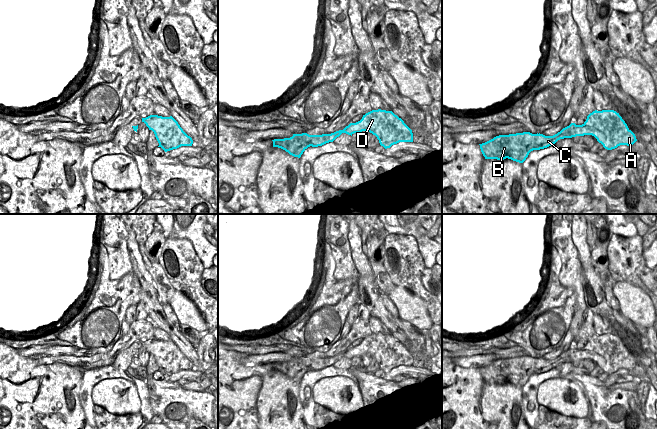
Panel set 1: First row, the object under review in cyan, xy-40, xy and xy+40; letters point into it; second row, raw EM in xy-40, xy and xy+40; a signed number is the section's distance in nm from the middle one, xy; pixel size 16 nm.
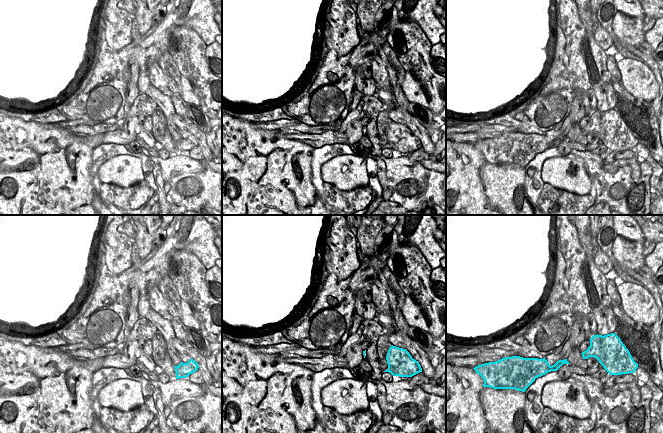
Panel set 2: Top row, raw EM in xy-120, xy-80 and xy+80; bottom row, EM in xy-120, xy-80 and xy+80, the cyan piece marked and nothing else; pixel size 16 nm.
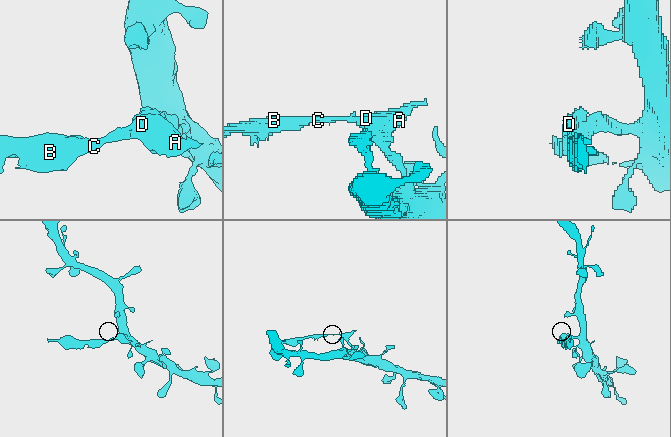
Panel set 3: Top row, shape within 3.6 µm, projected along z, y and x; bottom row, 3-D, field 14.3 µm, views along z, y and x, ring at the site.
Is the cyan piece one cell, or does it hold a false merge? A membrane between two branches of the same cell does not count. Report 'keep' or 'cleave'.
cleave

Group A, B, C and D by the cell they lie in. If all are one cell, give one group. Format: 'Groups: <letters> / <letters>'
Groups: A D / B C

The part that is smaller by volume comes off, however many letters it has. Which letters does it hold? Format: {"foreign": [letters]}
{"foreign": ["B", "C"]}

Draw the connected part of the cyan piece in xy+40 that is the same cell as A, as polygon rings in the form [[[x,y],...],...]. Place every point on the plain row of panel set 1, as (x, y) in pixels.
[[[614,334],[593,335],[582,349],[570,348],[573,361],[592,359],[607,374],[633,369],[637,363],[622,341]]]

